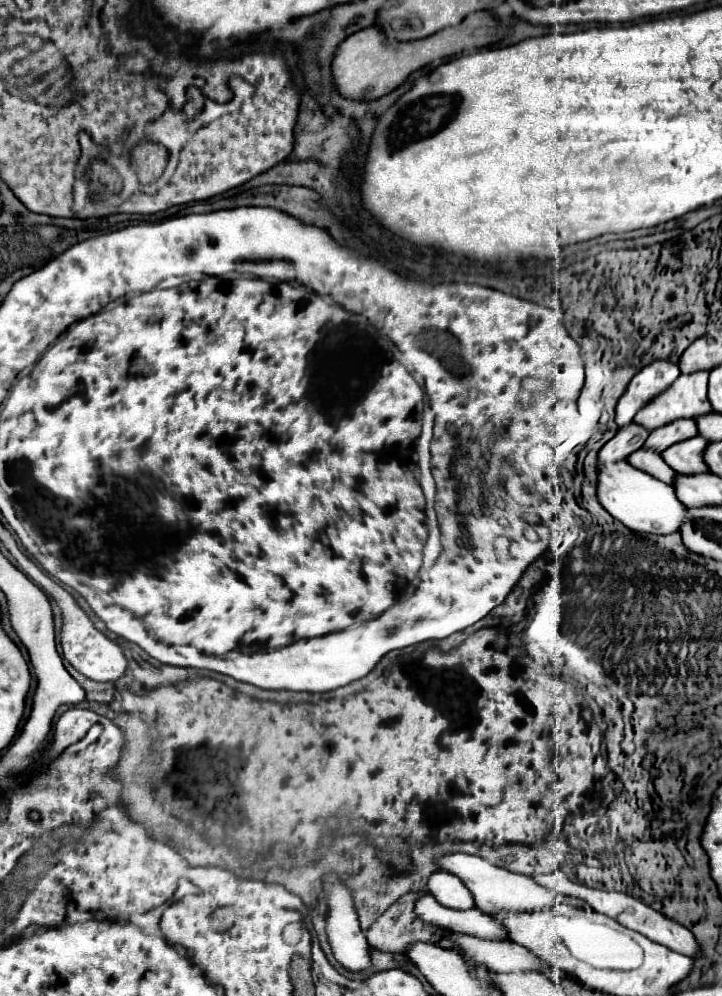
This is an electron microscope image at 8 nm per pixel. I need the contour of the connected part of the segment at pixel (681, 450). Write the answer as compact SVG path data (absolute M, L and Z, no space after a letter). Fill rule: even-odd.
M696 435L664 449L662 459L676 473L702 473L706 471L706 463L702 463L702 447L706 447L706 439L702 439L702 435Z

